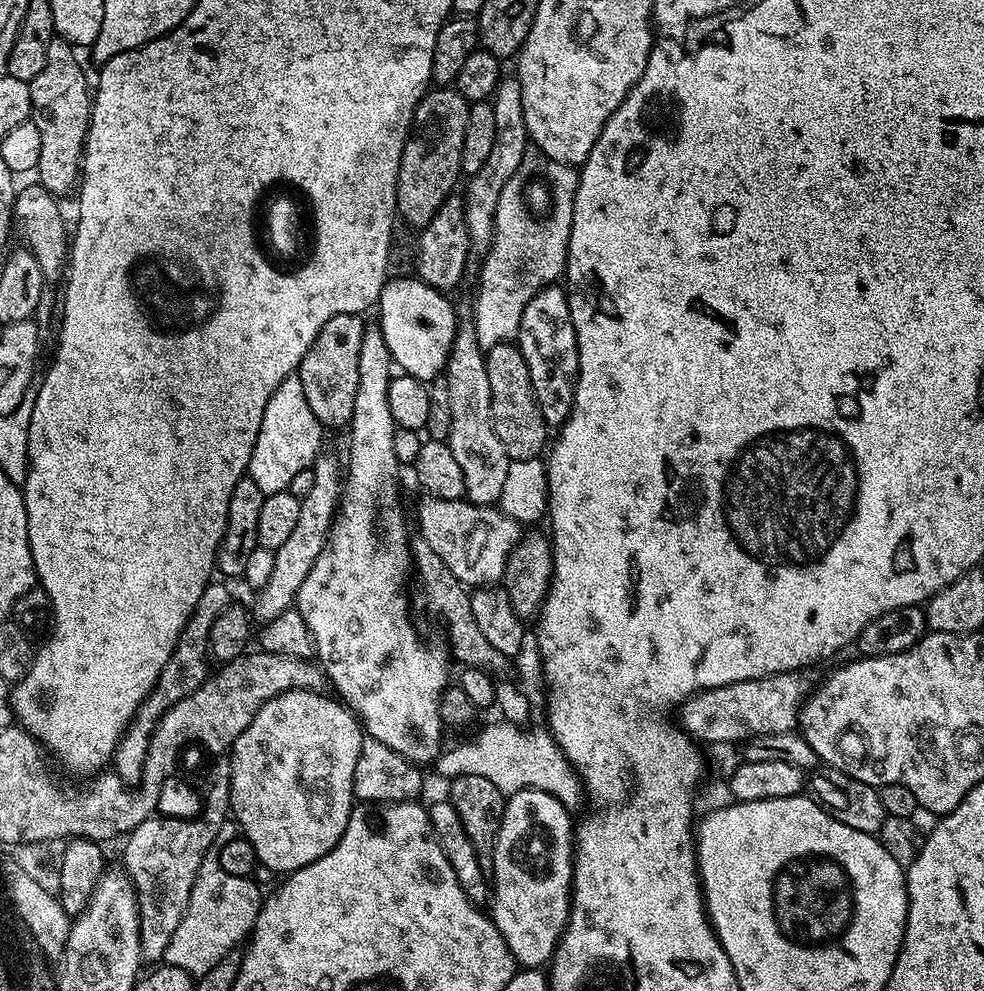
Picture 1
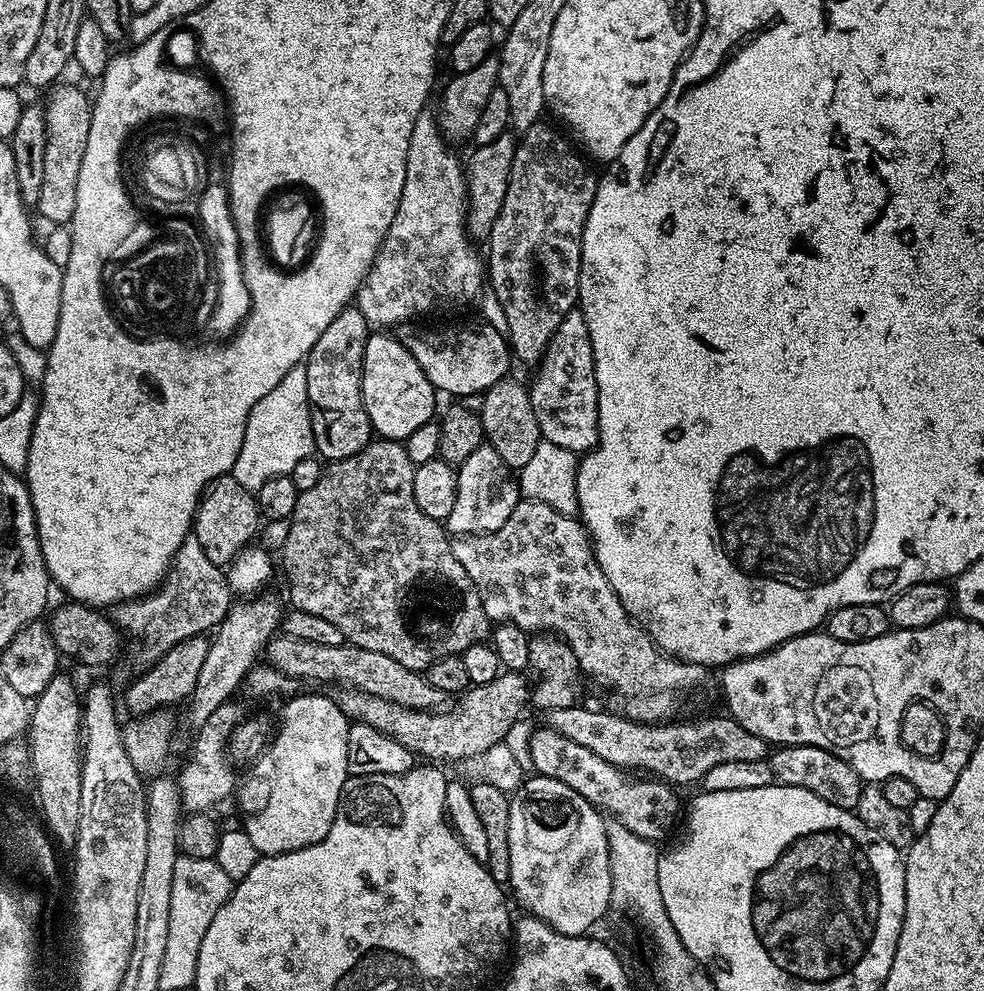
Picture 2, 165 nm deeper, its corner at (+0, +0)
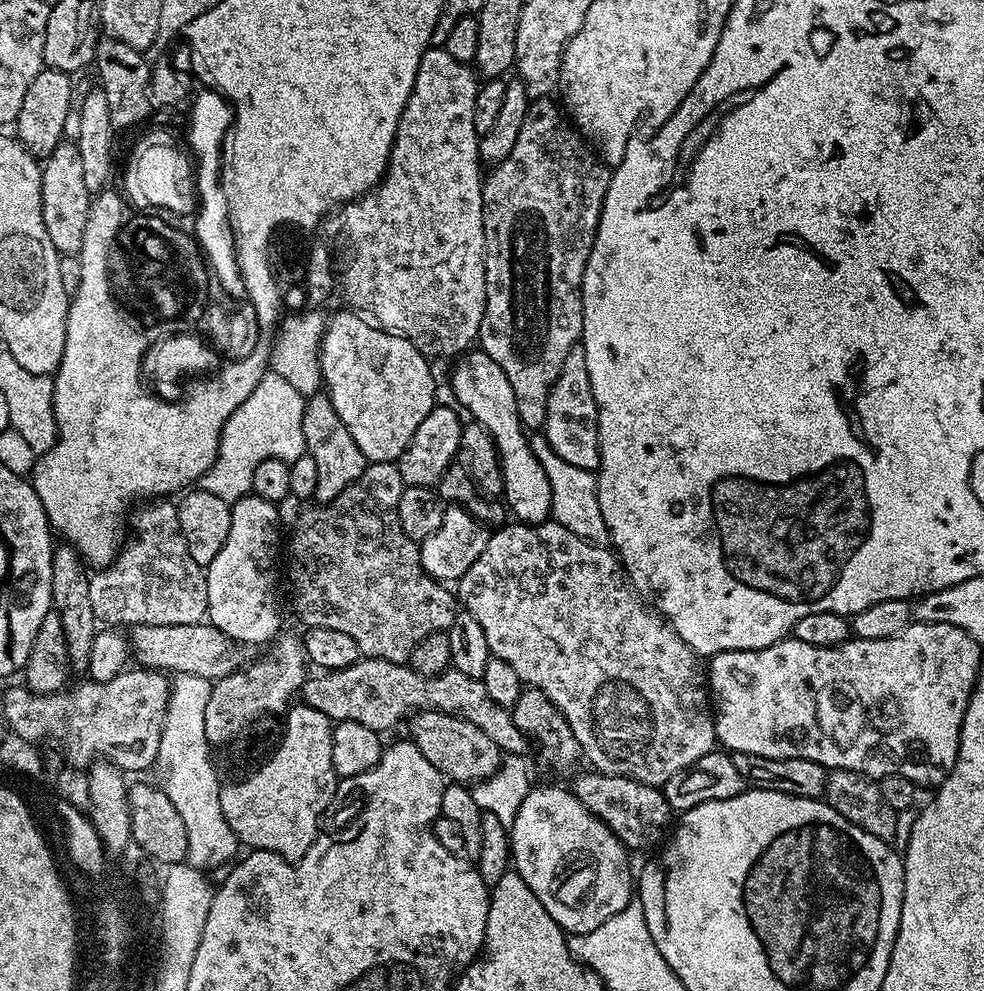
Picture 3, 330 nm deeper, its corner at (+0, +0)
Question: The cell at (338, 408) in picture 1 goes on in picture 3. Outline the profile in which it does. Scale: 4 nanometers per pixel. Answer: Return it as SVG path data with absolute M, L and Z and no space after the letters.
M317 394L307 397L302 414L302 438L307 455L314 458L318 466L318 486L316 487L315 499L320 504L329 504L346 486L354 483L364 473L369 461L358 450L358 442L350 438L350 430L346 430L346 422L338 418L338 410L327 394Z

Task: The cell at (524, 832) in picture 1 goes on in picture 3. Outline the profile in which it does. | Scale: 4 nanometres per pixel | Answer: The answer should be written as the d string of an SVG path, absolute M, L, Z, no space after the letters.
M533 787L526 794L518 814L510 826L511 863L514 871L534 890L538 902L546 906L550 918L568 934L592 932L606 918L614 918L618 910L634 900L634 868L628 861L629 849L595 814L579 801L574 792L564 788Z

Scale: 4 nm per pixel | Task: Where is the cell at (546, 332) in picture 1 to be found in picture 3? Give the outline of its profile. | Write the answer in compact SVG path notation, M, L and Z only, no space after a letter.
M577 346L566 354L566 362L562 362L562 374L552 383L550 398L546 402L546 418L542 435L548 439L550 446L558 454L558 458L566 458L573 466L582 466L582 470L596 472L600 466L600 439L598 438L598 418L594 390L590 390L590 370L586 370L586 354L583 347Z

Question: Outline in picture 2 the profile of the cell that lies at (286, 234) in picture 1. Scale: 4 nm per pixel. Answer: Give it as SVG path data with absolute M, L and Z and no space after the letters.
M280 180L280 184L272 184L272 188L260 196L256 216L252 216L256 252L260 252L260 260L268 264L268 272L276 272L276 276L284 276L284 280L304 276L304 272L316 264L316 256L320 256L320 248L324 248L324 232L328 232L324 200L320 200L320 192L316 192L312 184L304 184L304 180Z

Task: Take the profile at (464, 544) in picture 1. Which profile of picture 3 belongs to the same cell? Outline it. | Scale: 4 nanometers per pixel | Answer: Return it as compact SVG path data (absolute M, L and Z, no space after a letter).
M508 522L503 526L497 527L495 531L489 535L485 549L477 561L474 562L463 577L458 581L458 600L466 609L466 612L477 619L478 625L482 626L482 630L486 634L486 642L489 643L491 655L502 658L504 662L510 662L510 666L514 666L514 674L518 674L521 685L536 688L543 694L550 703L566 718L566 722L570 726L570 730L574 730L574 738L578 742L583 759L589 760L591 767L598 773L604 773L610 776L625 776L628 779L636 779L640 783L662 786L670 778L674 778L674 774L678 774L678 770L686 770L686 766L690 766L694 762L698 762L698 758L702 758L706 754L710 754L717 747L716 738L716 721L714 719L713 709L710 707L710 689L708 686L708 673L705 665L702 663L701 657L697 656L695 650L688 644L682 642L682 638L672 629L672 625L660 615L659 612L650 611L649 605L640 597L635 588L628 583L625 569L622 567L615 551L609 550L607 547L592 544L589 540L578 538L578 534L574 534L570 530L566 530L566 526L555 522L545 522L543 524L522 524L519 522Z

